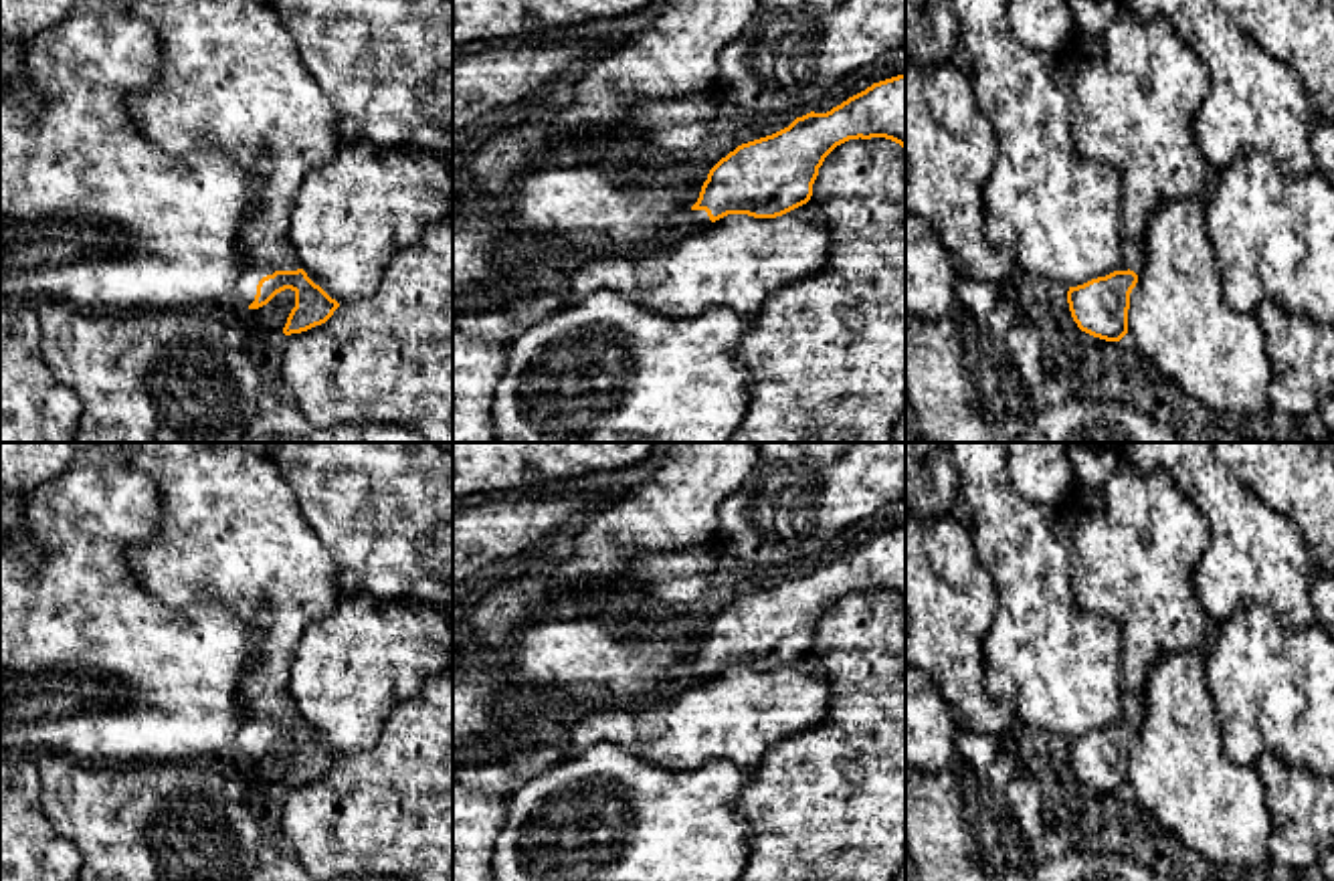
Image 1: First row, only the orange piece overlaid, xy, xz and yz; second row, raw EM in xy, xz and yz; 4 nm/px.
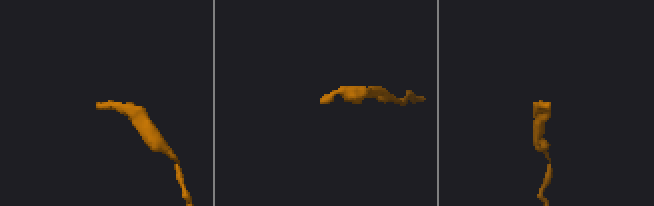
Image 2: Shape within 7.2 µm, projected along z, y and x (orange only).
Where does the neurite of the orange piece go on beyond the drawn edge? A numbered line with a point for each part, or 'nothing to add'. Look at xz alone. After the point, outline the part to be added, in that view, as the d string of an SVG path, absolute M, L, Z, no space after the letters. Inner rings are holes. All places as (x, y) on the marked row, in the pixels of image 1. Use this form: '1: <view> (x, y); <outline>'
1: xz (696, 219); M689 210L683 230L701 230L701 228L707 228L709 224L711 220L705 210Z

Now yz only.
1: yz (1136, 87); M1126 10L1108 28L1073 44L1071 57L1071 135L1077 152L1112 166L1122 178L1122 265L1140 275L1144 232L1152 212L1168 200L1203 198L1207 170L1193 123L1211 91L1211 75L1199 55L1174 28L1154 18L1140 22Z

